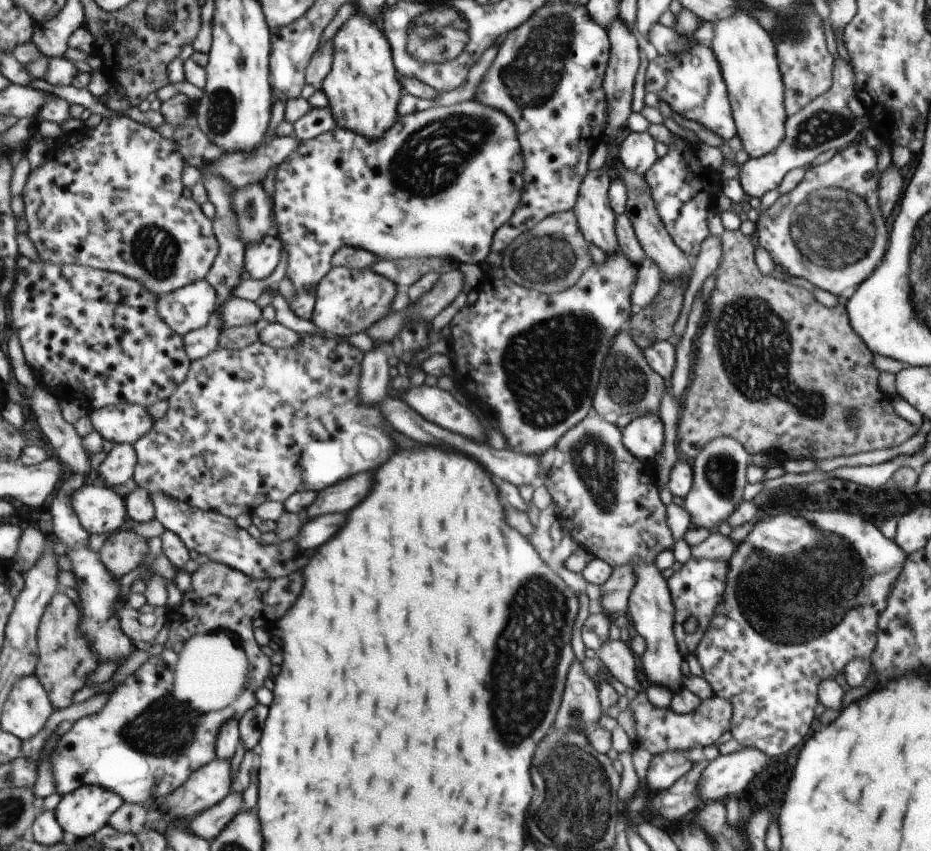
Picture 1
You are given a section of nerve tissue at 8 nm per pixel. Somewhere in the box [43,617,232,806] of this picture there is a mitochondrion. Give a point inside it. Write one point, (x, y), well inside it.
(167, 728)

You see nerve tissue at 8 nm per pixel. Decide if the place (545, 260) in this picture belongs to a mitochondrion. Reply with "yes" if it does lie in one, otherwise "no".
yes

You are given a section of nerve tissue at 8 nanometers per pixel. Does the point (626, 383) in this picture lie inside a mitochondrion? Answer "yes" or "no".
yes

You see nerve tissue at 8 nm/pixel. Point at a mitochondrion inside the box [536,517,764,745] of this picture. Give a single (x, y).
(576, 713)

